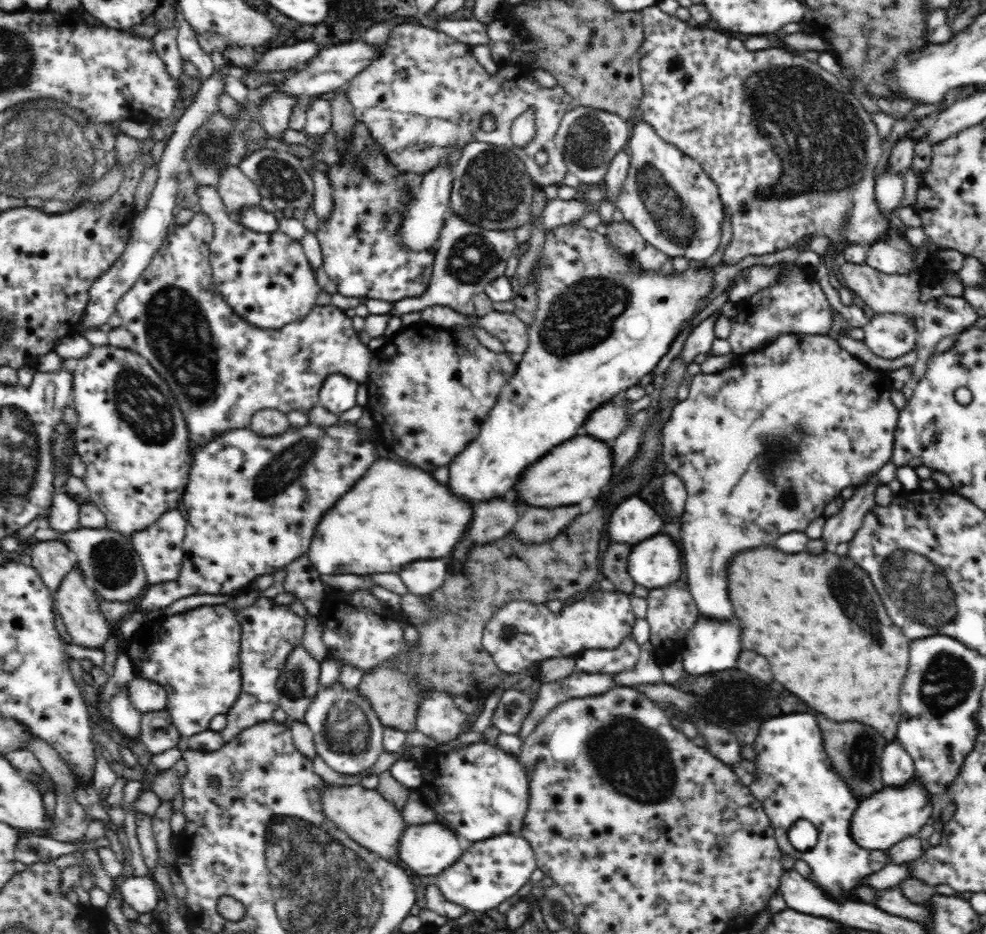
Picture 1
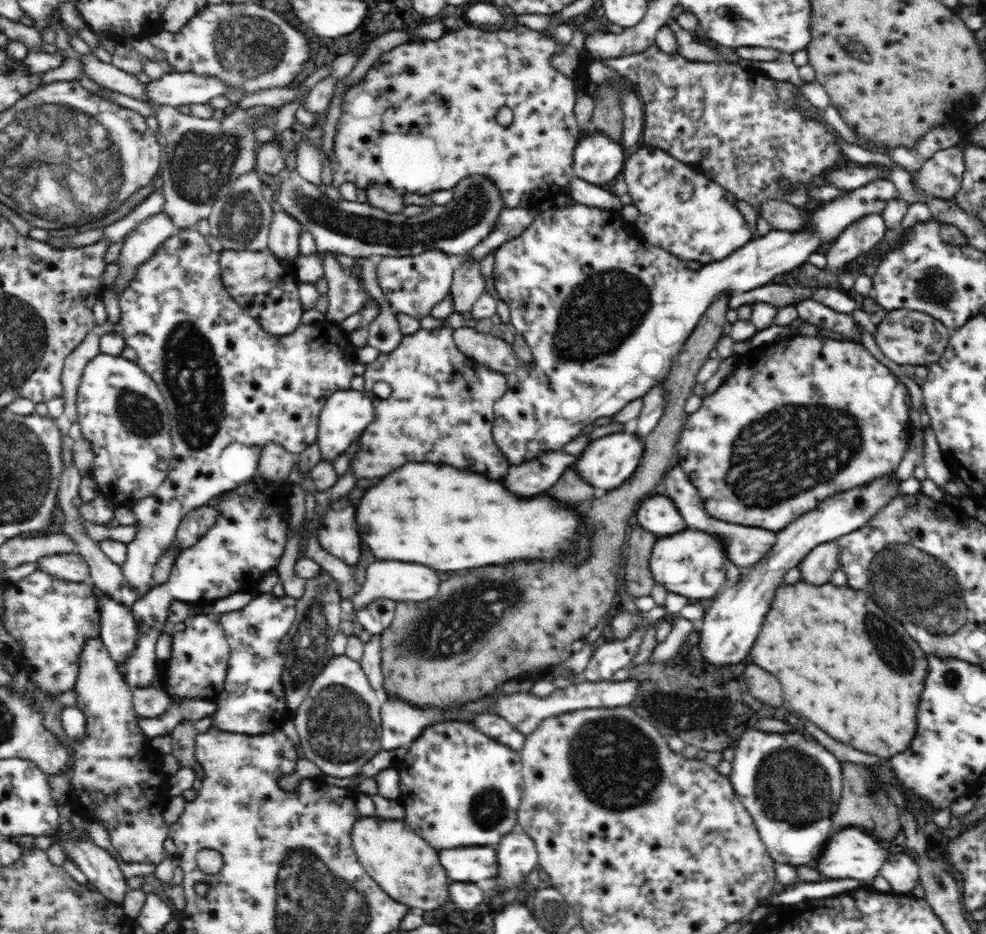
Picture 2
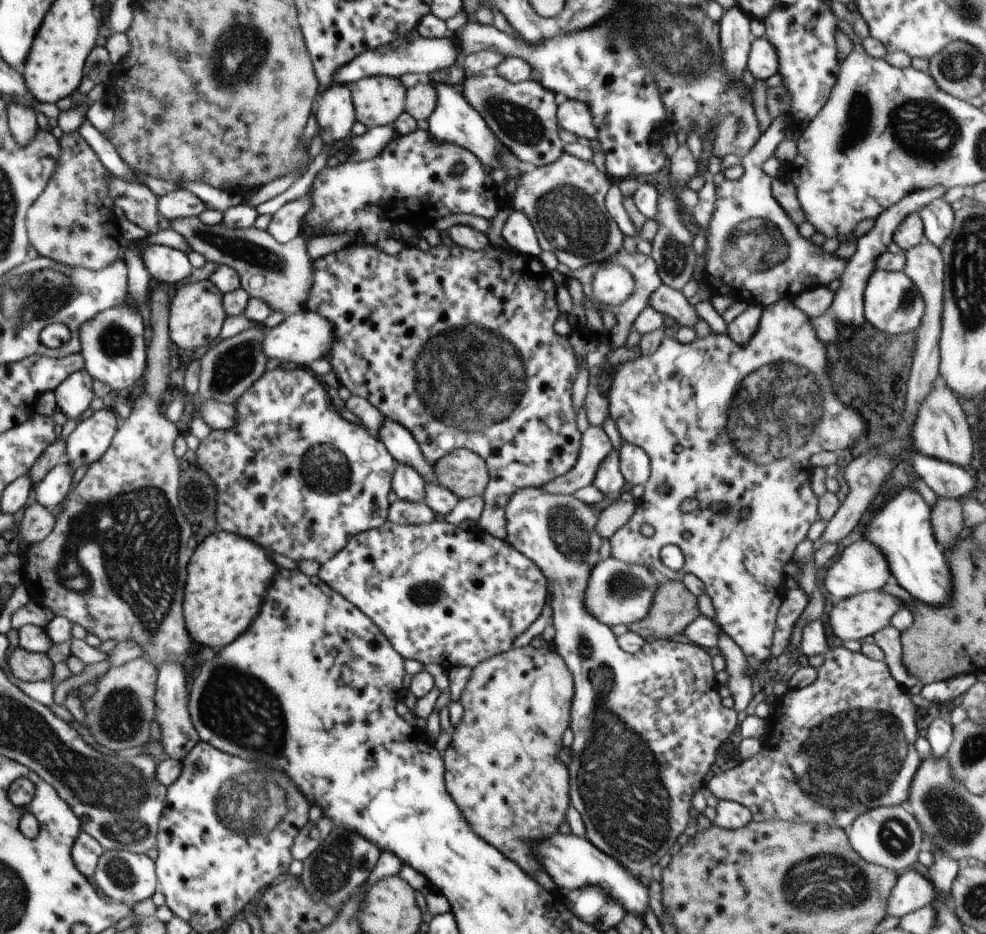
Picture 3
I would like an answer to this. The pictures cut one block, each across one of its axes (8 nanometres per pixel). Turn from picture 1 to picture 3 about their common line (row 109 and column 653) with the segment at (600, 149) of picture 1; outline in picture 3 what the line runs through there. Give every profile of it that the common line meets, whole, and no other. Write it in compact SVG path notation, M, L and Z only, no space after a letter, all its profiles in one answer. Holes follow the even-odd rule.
M610 556L601 560L592 568L588 586L584 592L584 608L602 624L614 626L615 624L634 624L646 618L656 588L669 579L660 572L651 572L644 564L626 564Z

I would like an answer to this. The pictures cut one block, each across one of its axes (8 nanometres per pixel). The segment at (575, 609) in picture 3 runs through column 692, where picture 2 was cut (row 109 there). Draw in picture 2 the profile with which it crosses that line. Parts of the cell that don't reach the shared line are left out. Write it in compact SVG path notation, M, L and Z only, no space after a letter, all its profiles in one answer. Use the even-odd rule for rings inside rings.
M655 44L638 54L602 58L600 61L632 82L642 96L645 115L642 145L656 147L680 162L696 165L704 175L732 192L736 200L752 204L757 211L755 230L760 236L772 230L759 214L765 200L778 199L796 207L803 206L810 201L809 186L821 184L824 174L844 165L838 160L842 151L835 128L824 122L818 113L815 114L819 118L815 120L802 117L798 109L794 109L796 104L802 104L802 94L793 83L772 79L752 69L742 69L738 63L689 61L678 52L662 52ZM782 179L792 183L788 192L779 188Z

